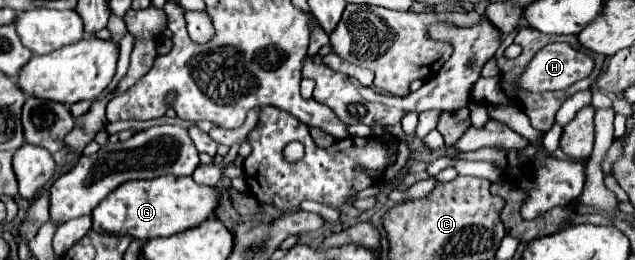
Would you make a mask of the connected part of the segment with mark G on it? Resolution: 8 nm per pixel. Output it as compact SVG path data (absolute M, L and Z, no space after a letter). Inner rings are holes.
M162 176L152 180L128 180L110 192L98 208L92 210L92 230L108 234L128 234L136 240L172 236L194 228L216 214L216 188L200 186L190 176Z

